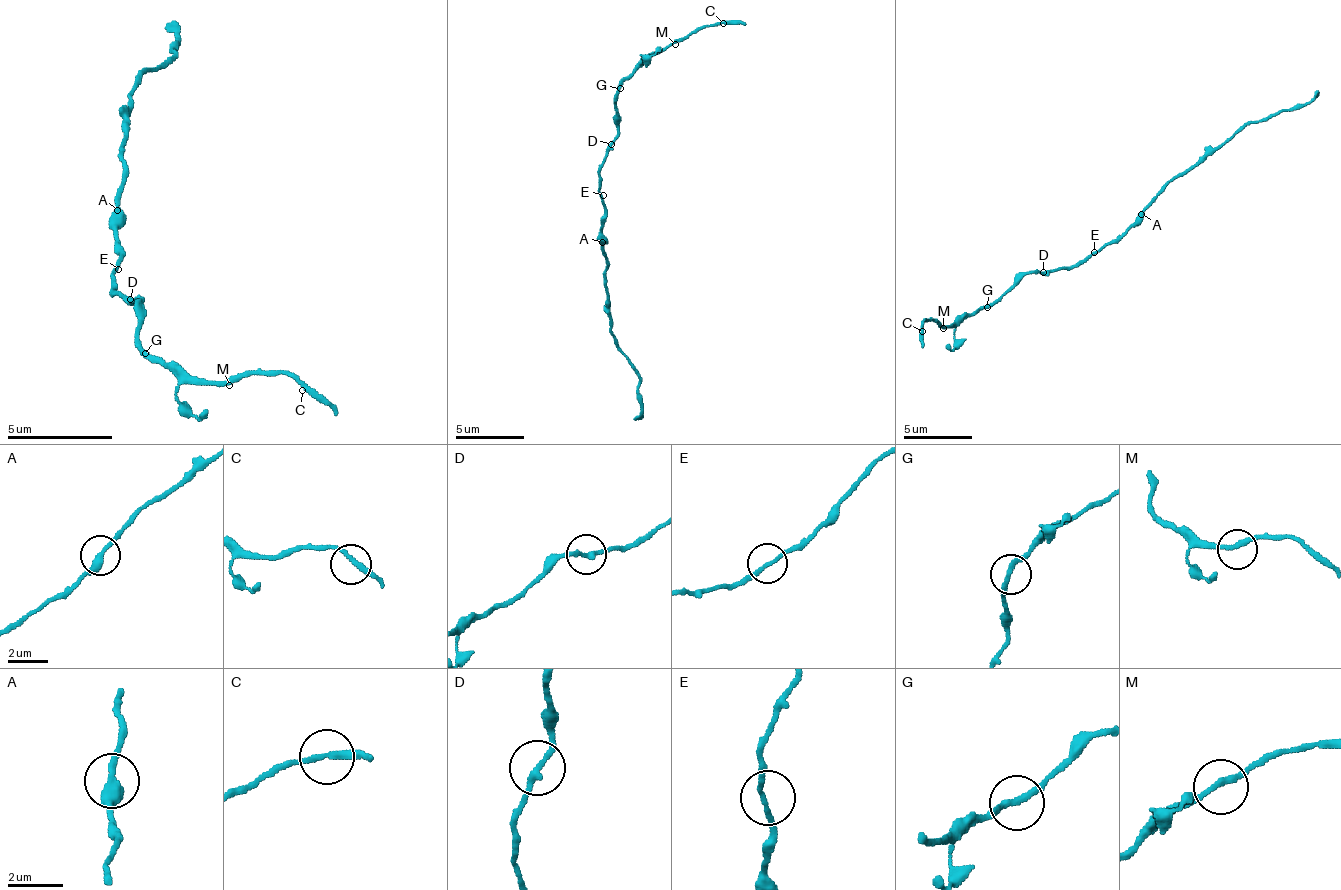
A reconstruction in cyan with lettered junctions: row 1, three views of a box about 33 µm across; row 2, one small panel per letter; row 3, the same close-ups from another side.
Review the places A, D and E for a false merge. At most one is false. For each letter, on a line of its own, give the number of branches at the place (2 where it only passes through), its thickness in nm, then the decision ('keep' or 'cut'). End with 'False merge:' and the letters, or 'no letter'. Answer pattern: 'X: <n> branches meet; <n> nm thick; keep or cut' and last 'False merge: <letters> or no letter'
A: 2 branches meet; 400 nm thick; keep
D: 2 branches meet; 240 nm thick; keep
E: 2 branches meet; 160 nm thick; keep
False merge: no letter

